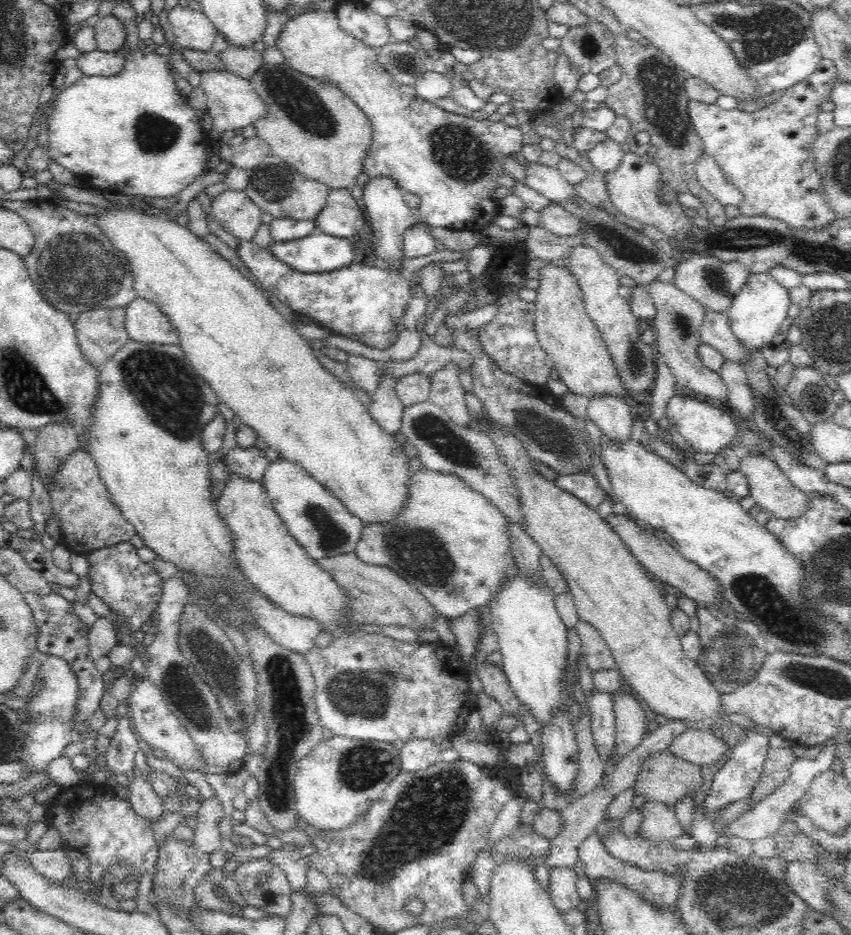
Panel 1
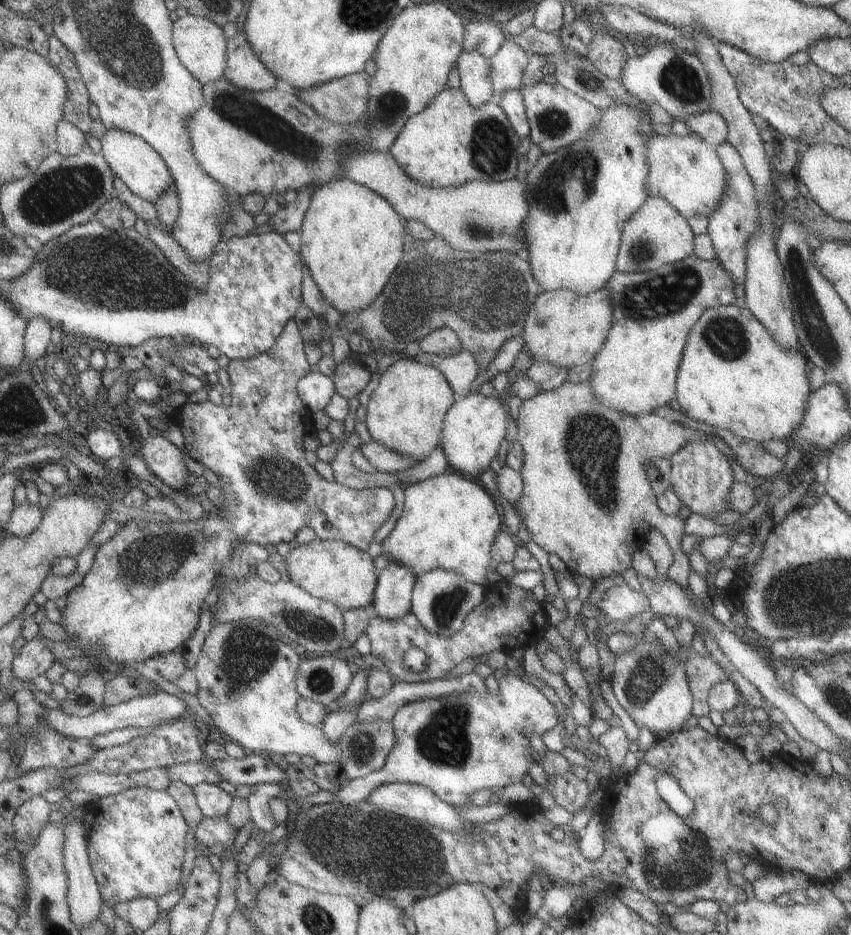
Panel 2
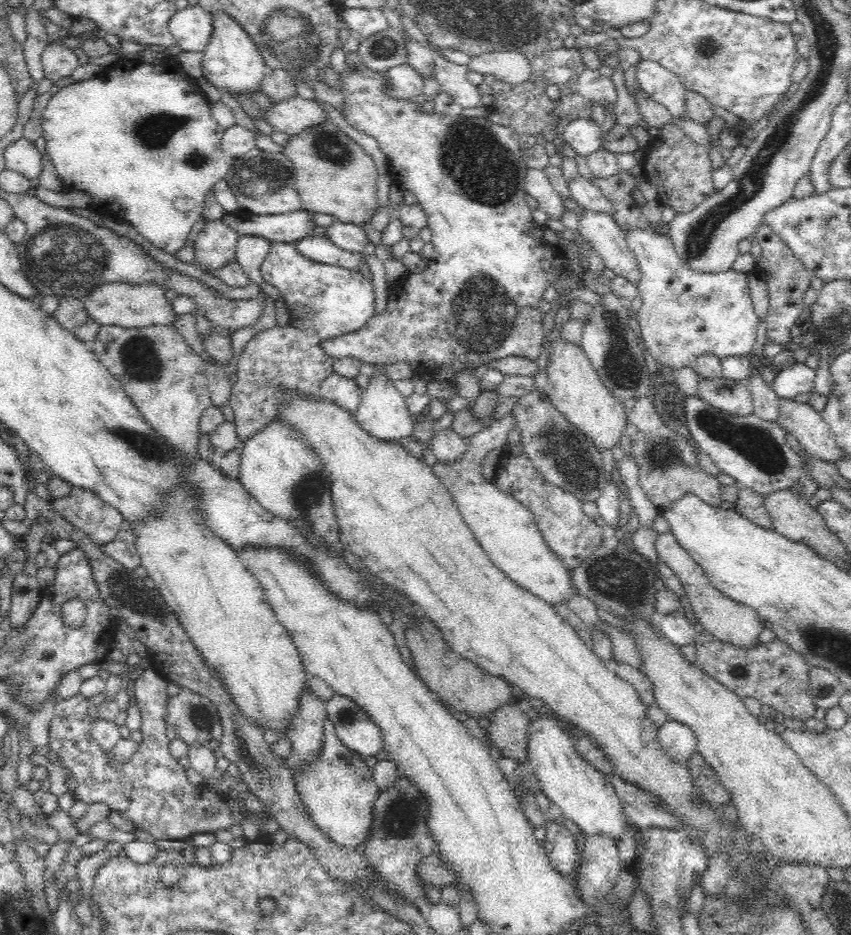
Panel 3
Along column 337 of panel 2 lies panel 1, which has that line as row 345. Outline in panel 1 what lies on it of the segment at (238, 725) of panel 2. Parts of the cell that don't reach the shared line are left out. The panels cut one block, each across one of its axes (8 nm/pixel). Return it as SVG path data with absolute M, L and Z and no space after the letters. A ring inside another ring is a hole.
M768 272L751 274L746 287L734 299L728 312L730 328L736 338L748 347L762 347L770 344L779 331L785 330L790 318L788 311L792 306L789 290L778 283Z

